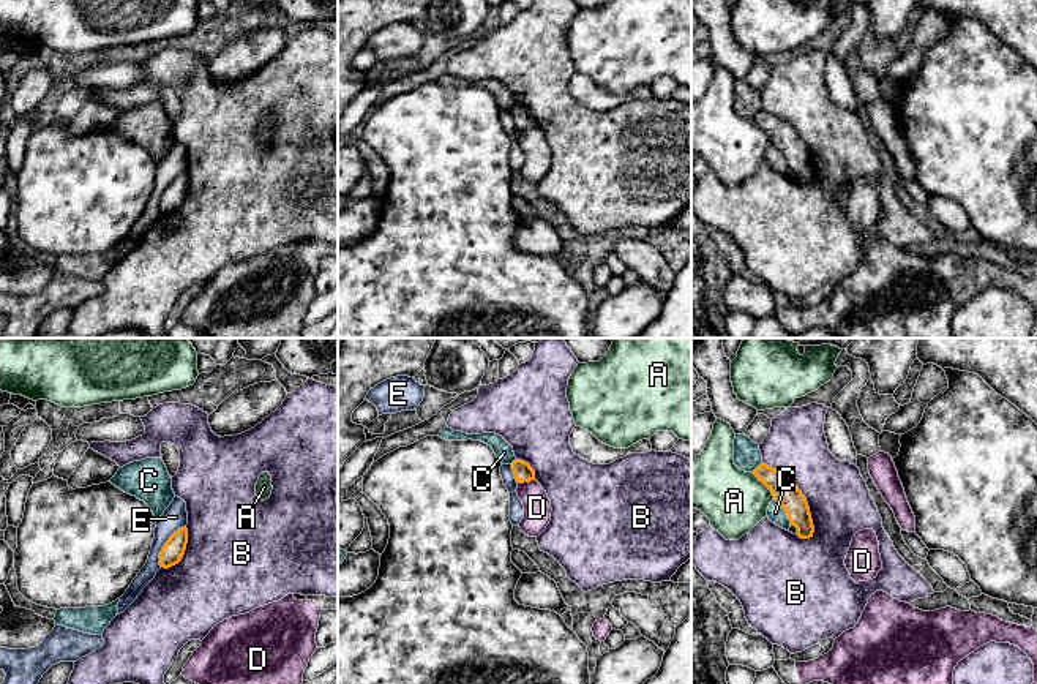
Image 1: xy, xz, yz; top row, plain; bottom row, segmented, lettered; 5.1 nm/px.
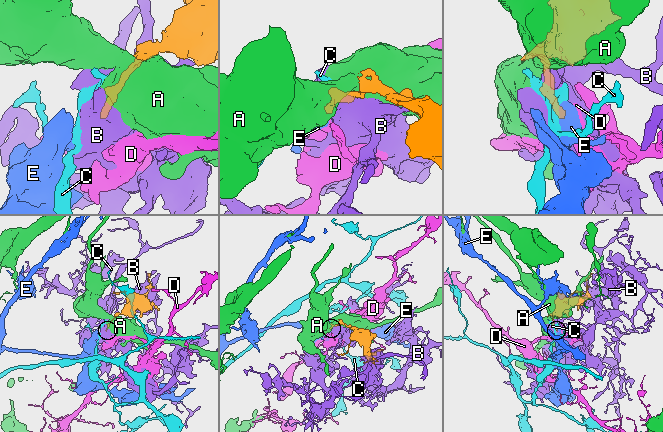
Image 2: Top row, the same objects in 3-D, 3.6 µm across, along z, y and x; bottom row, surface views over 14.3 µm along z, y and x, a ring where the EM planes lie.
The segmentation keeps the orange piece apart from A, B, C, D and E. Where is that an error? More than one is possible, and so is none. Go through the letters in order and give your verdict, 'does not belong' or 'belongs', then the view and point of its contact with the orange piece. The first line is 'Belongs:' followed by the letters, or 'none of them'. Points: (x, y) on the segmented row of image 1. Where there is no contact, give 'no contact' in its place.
Belongs: none of them
A: does not belong | yz (766, 485)
B: does not belong | yz (802, 495)
C: does not belong | yz (785, 511)
D: does not belong | xz (526, 481)
E: does not belong | xy (164, 544)

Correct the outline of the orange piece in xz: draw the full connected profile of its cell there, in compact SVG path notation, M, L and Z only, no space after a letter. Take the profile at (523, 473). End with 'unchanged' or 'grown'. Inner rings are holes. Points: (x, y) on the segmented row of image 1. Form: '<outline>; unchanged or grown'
M515 460L511 469L518 483L535 480L535 471L522 460Z; unchanged

